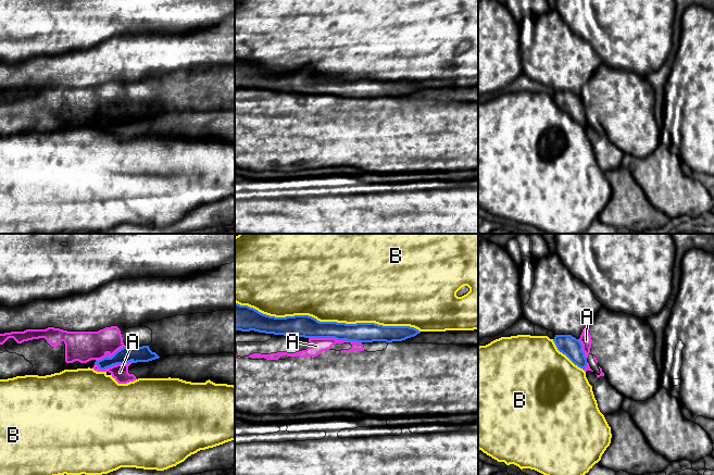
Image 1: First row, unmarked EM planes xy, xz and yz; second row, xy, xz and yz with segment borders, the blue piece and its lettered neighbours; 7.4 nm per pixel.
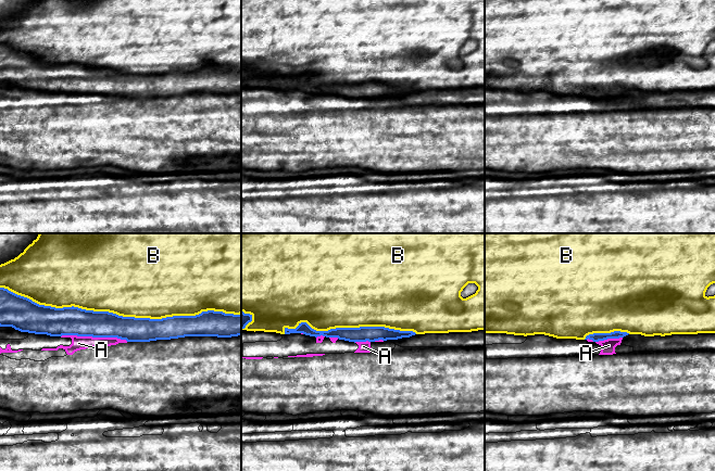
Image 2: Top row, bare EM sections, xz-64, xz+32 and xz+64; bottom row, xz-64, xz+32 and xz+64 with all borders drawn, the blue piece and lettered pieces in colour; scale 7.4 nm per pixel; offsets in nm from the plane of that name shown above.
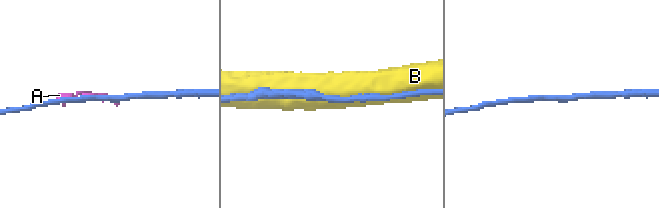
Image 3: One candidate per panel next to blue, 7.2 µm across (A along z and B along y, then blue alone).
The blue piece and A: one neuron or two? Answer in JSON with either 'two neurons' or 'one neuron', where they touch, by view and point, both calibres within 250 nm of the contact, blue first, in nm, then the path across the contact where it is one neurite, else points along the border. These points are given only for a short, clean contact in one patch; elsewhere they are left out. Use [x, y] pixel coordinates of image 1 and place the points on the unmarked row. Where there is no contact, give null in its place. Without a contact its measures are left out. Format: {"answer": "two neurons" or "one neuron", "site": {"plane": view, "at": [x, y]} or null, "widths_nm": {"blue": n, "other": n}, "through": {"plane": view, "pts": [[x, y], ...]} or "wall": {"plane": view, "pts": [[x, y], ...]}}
{"answer": "two neurons", "site": {"plane": "xz", "at": [335, 95]}, "widths_nm": {"blue": 160, "other": 120}}

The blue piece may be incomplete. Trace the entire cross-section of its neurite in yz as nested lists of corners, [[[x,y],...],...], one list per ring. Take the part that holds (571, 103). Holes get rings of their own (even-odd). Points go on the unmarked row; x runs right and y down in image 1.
[[[555,91],[553,98],[558,107],[565,111],[575,122],[583,126],[586,125],[587,115],[579,96],[574,95],[572,91]]]

